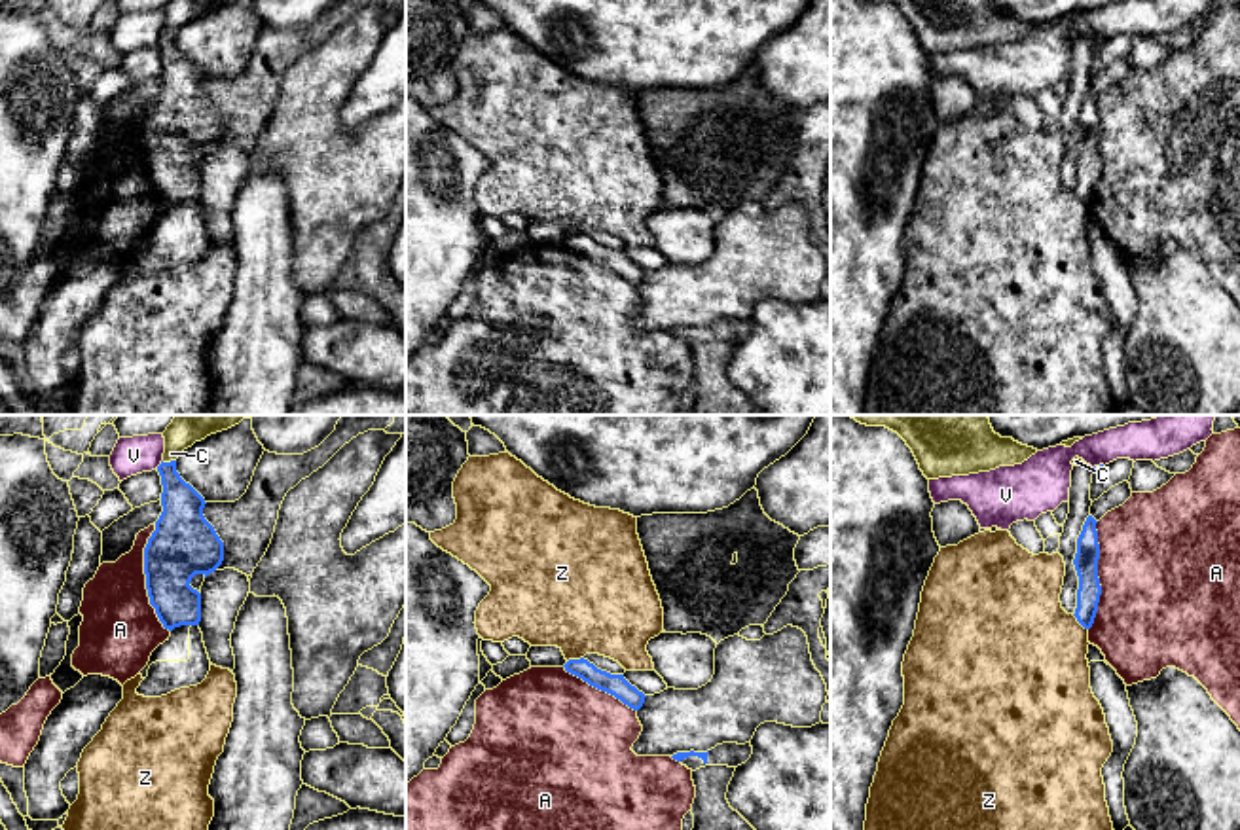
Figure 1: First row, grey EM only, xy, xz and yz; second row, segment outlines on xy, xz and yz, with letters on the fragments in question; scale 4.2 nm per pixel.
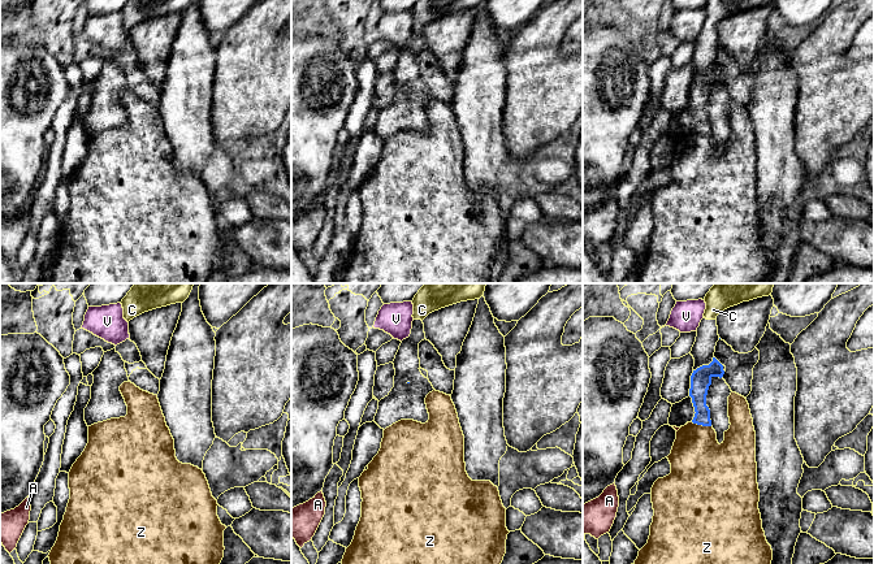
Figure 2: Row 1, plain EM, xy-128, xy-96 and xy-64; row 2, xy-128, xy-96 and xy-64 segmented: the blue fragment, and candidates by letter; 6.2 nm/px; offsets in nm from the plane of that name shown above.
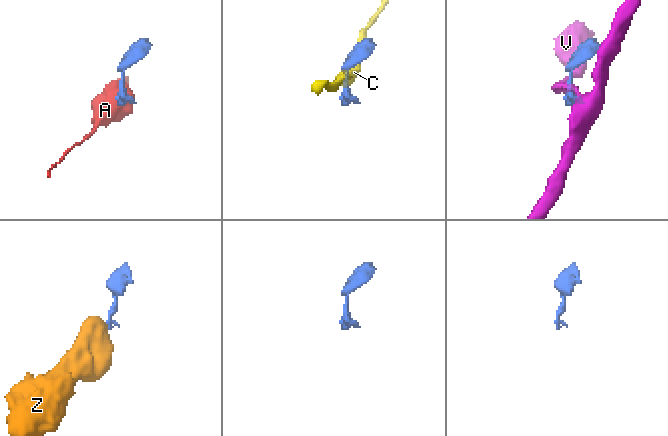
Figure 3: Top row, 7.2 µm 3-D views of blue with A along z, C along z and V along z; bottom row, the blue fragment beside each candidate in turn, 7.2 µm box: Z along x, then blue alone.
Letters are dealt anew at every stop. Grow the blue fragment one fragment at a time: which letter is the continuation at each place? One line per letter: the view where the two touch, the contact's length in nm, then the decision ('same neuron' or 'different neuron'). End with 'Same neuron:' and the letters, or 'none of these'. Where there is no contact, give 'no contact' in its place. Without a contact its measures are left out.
A: xy | 460 nm | different neuron
C: xy | 60 nm | different neuron
V: xy | 50 nm | different neuron
Z: yz | 100 nm | different neuron
Same neuron: none of these

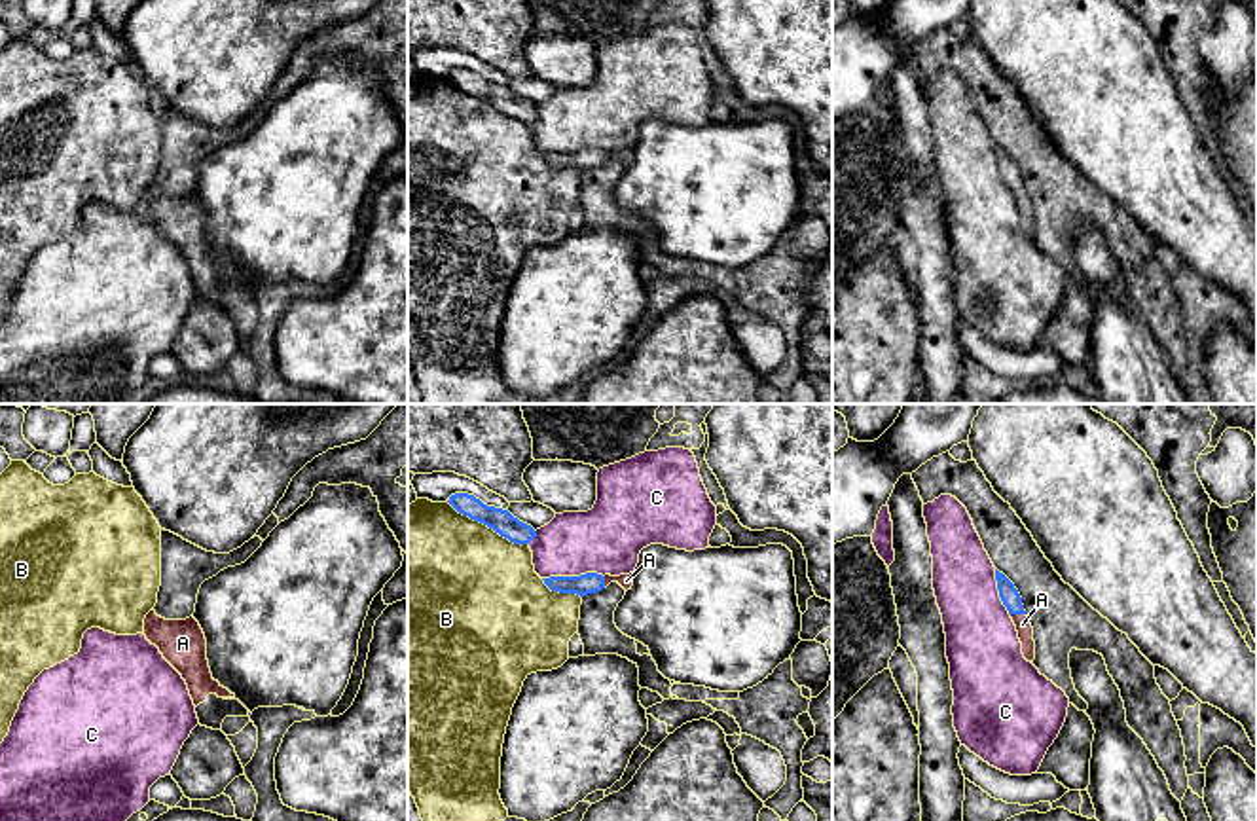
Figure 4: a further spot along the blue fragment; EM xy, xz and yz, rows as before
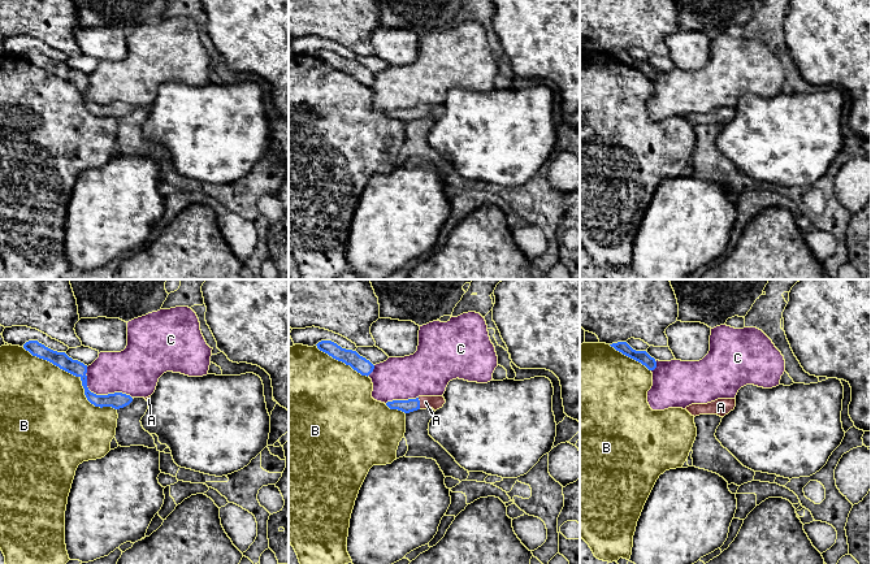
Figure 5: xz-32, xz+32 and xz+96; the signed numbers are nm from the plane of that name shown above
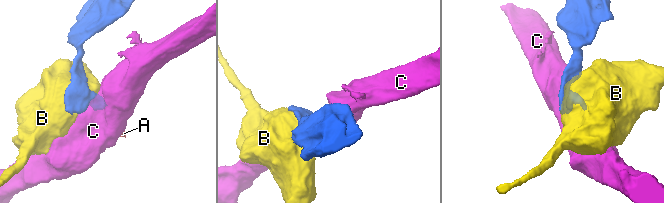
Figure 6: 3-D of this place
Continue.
A: yz | 60 nm | same neuron
B: xz | 400 nm | different neuron
C: xz | 260 nm | different neuron
Same neuron: A

